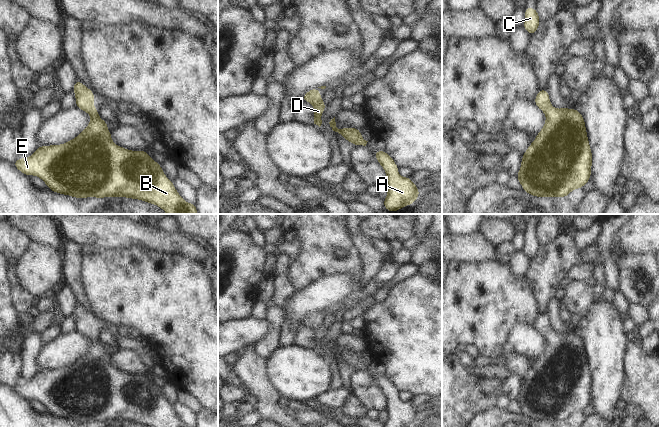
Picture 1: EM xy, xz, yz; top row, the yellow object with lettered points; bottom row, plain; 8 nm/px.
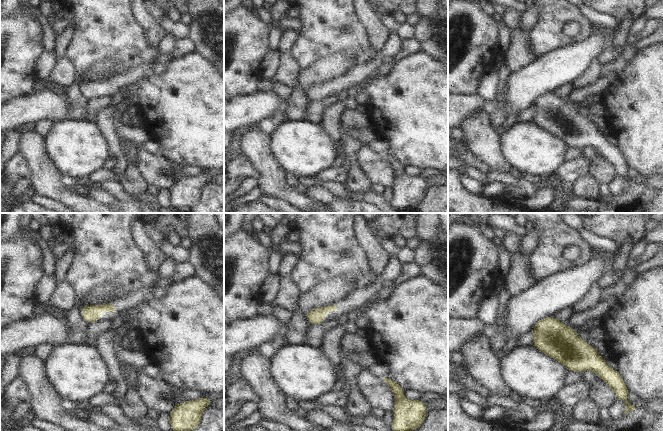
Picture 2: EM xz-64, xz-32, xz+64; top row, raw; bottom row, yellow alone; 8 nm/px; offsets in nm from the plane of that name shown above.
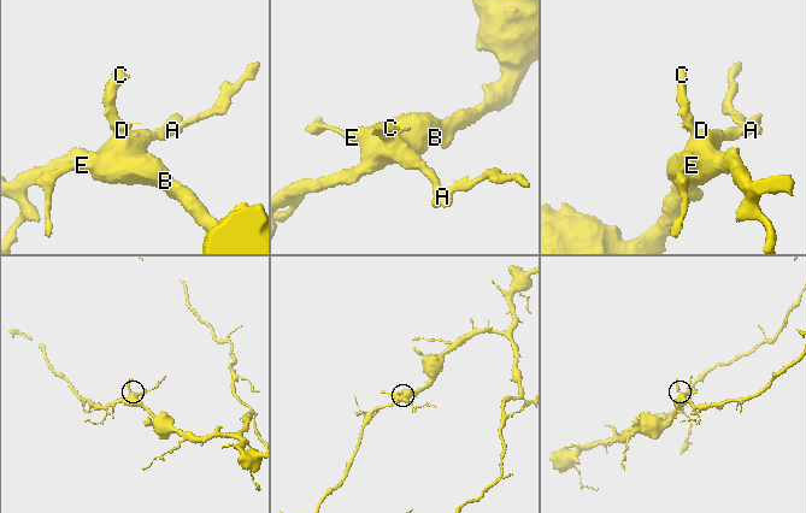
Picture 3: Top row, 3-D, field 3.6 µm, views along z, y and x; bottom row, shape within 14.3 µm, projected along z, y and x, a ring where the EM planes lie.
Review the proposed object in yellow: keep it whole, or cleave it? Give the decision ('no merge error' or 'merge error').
no merge error

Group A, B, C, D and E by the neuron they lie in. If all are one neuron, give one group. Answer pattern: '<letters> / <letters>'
A B C D E

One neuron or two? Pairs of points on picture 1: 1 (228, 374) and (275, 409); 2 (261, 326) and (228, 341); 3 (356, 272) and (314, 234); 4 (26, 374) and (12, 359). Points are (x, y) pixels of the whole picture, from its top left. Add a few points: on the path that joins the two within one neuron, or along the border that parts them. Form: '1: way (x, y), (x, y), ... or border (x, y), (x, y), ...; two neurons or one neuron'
1: border (233, 371), (248, 389), (249, 394); two neurons
2: way (253, 330), (236, 335); one neuron
3: way (344, 266), (338, 266), (318, 246); one neuron
4: border (19, 351), (20, 379); two neurons

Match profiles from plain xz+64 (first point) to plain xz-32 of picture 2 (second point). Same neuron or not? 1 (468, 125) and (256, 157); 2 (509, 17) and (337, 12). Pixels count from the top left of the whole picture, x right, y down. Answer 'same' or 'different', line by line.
1: same
2: different

